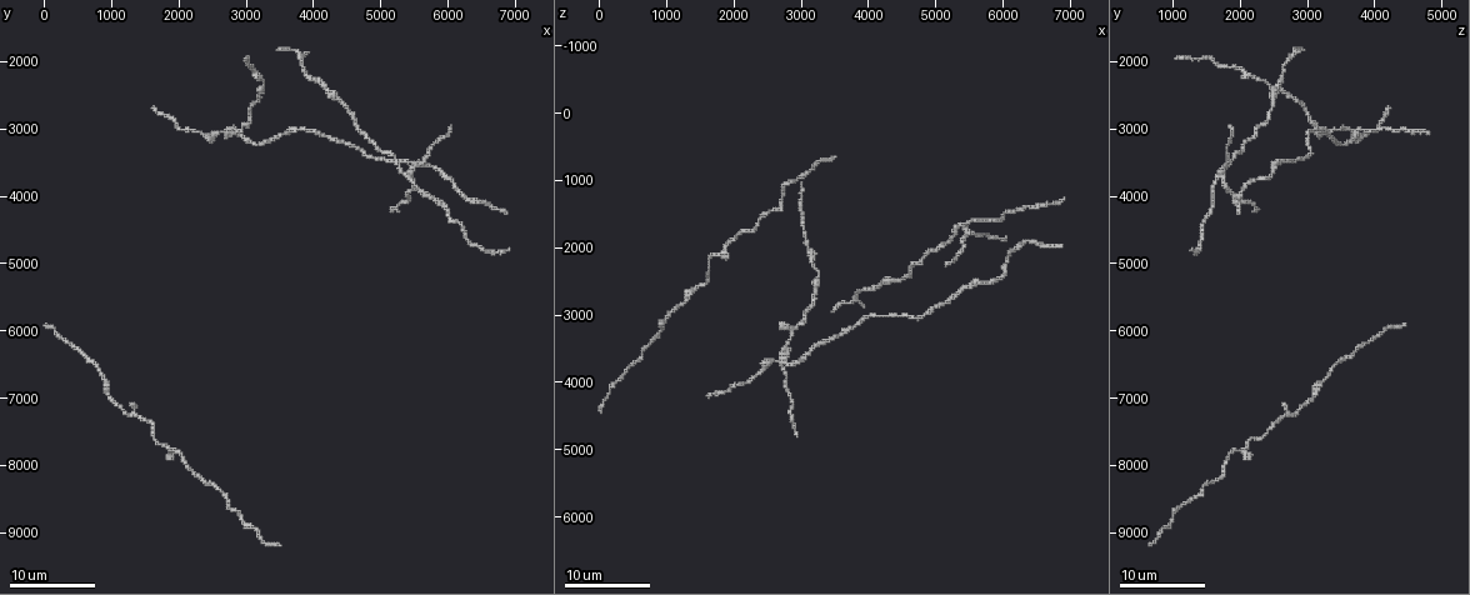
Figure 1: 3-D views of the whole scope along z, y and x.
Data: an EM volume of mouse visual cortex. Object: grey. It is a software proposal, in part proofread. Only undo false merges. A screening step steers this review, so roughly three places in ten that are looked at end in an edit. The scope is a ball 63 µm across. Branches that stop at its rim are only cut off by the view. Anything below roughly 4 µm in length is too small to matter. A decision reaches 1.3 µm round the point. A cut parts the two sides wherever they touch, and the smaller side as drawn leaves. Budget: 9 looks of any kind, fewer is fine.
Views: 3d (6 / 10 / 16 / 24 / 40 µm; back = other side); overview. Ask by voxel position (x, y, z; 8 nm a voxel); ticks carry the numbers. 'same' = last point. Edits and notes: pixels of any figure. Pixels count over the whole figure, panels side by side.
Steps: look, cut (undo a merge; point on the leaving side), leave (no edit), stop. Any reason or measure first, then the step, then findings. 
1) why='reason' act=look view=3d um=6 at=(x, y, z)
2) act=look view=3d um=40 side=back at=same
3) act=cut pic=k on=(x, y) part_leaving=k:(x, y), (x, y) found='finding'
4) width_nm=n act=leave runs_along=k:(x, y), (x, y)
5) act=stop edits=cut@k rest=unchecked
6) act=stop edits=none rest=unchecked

act=look view=3d um=10 at=(5950, 4200, 1600)

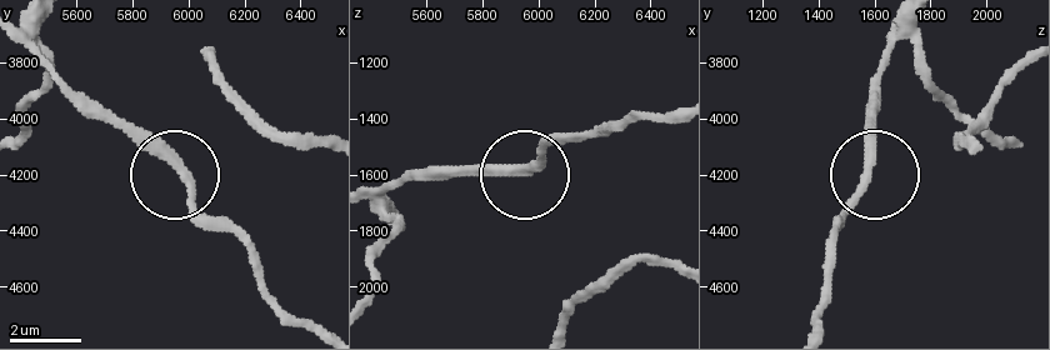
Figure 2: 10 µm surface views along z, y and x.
width_nm=290 act=leave found='all the same neuron'

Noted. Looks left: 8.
why='four arms meet' act=look view=3d um=16 at=(5350, 3650, 1700)

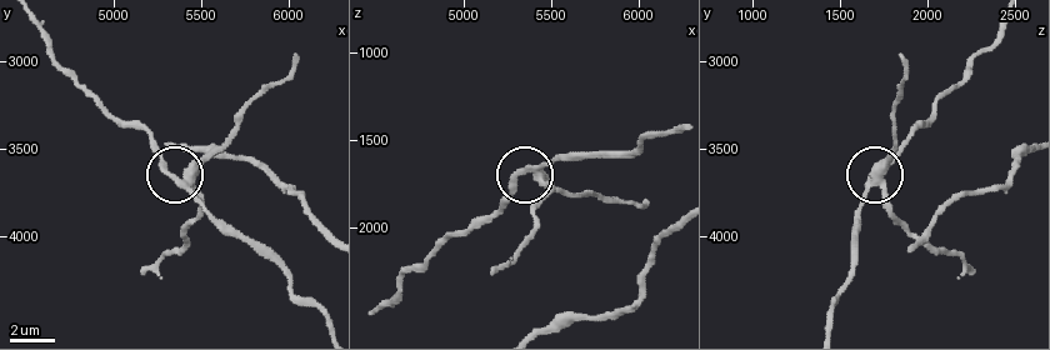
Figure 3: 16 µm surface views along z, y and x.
arms=4 act=cut pic=3 on=(550, 191) part_leaving=3:(540, 175), (571, 193), (596, 193), (635, 204), (645, 200) found='two neurons meet here'

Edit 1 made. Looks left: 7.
why='four arms meet' act=look view=3d um=6 at=(2800, 3050, 3700)

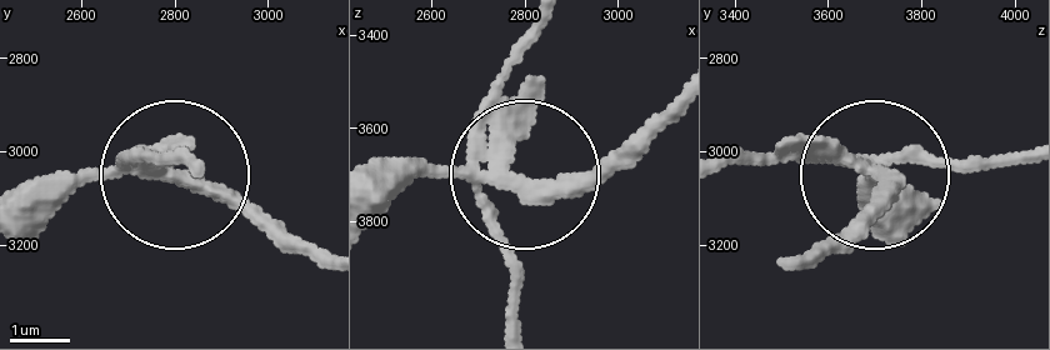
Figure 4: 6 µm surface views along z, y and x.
act=look view=3d um=6 side=back at=(2775, 3035, 3700)

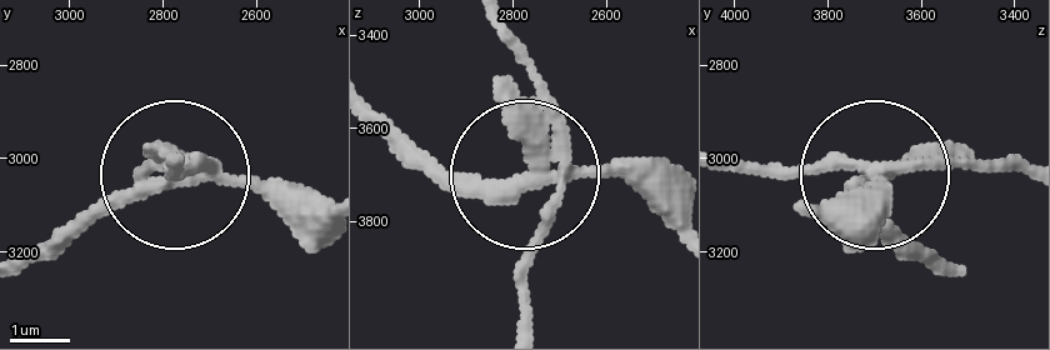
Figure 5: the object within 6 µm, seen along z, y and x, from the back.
arms=4 act=cut pic=5 on=(516, 54) part_leaving=5:(565, 135), (505, 20) found='two neurons meet here'

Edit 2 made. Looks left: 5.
why='thick turns thin' act=look view=3d um=16 at=(3200, 3250, 3400)

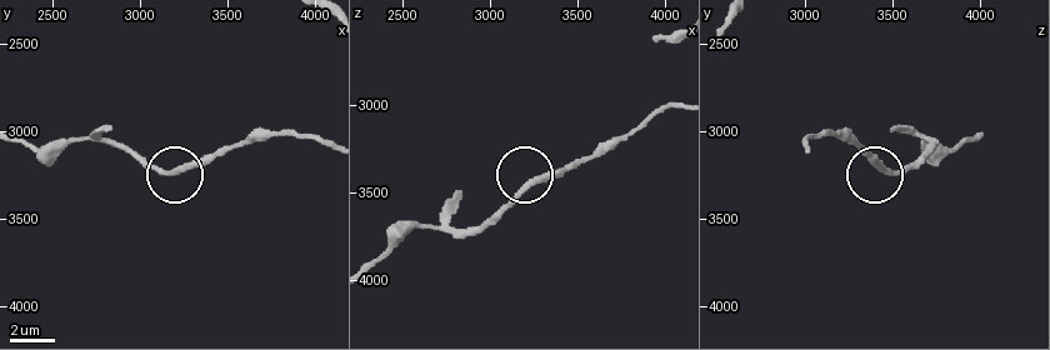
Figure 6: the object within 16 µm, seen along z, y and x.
act=leave runs_along=6:(374, 264), (424, 225), (480, 229), (519, 186), (579, 160) found='one neuron here'

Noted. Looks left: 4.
why='three-way junction' act=look view=3d um=10 at=(1400, 7250, 2700)

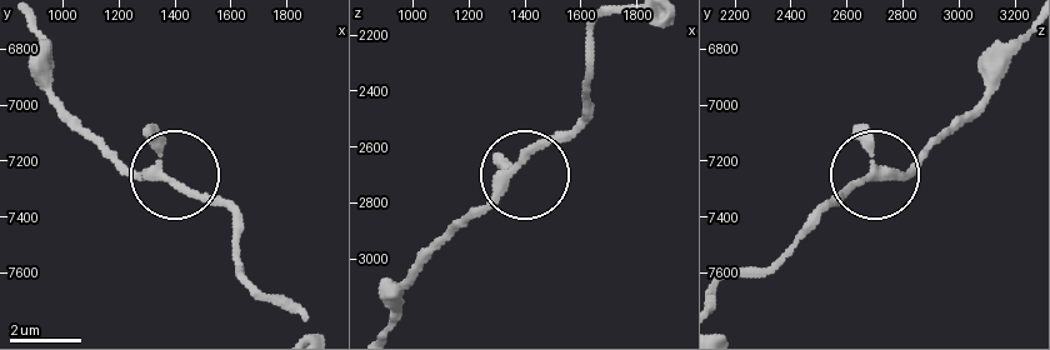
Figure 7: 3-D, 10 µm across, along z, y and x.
act=leave found='one neuron here'

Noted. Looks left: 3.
act=stop edits=cut@3,cut@5 rest=unchecked

